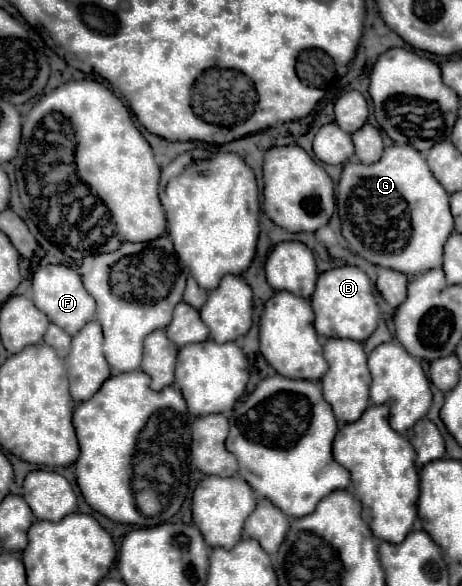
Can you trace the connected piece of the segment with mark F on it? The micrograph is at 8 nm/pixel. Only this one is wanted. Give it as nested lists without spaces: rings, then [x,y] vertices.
[[[41,266],[33,274],[33,302],[41,312],[47,312],[49,320],[75,336],[83,324],[95,318],[95,298],[83,288],[81,276],[67,266]]]

